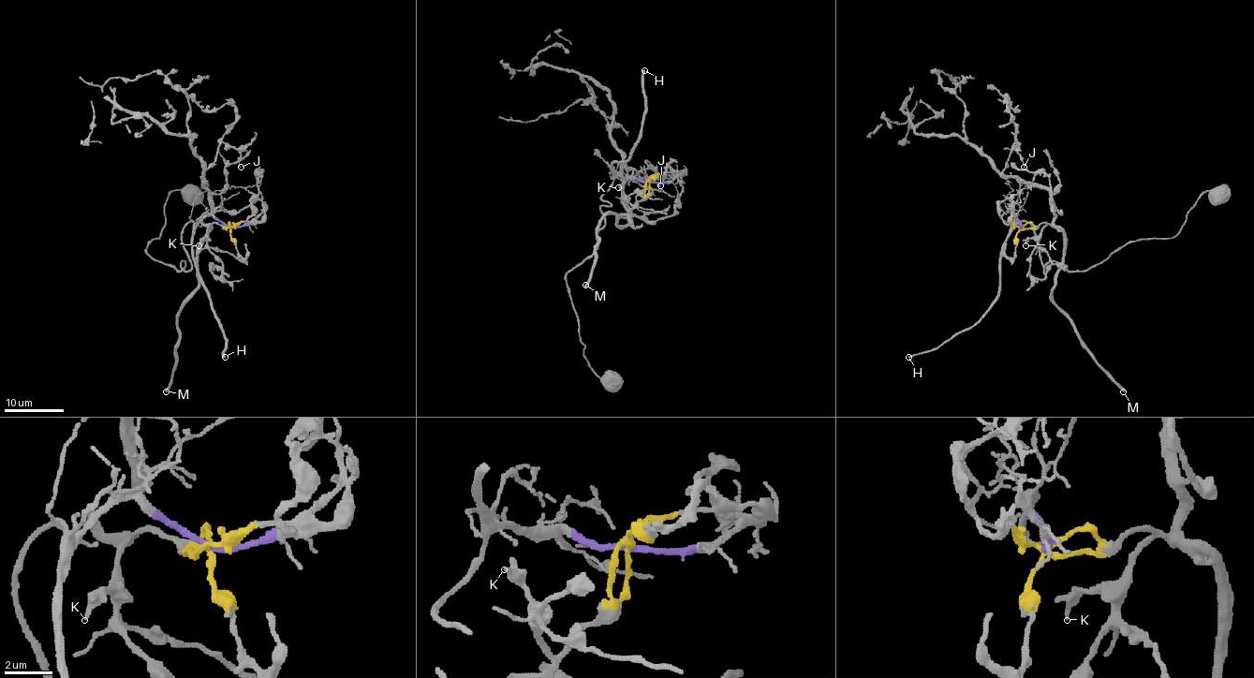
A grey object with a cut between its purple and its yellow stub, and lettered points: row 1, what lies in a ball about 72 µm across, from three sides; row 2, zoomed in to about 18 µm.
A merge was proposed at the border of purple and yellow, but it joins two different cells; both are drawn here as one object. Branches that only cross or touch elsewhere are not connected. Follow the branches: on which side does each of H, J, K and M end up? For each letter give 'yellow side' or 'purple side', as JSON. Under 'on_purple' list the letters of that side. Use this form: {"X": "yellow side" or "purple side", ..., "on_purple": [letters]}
{"H": "purple side", "J": "yellow side", "K": "yellow side", "M": "yellow side", "on_purple": ["H"]}

